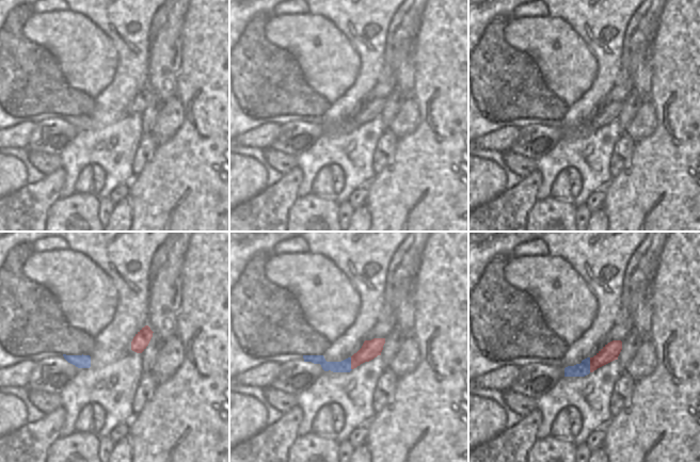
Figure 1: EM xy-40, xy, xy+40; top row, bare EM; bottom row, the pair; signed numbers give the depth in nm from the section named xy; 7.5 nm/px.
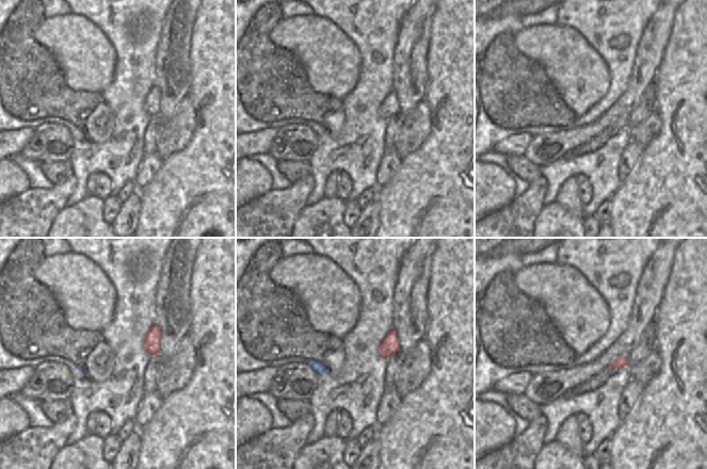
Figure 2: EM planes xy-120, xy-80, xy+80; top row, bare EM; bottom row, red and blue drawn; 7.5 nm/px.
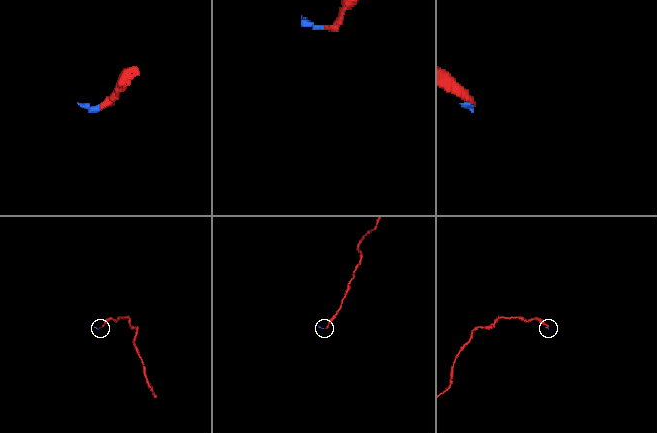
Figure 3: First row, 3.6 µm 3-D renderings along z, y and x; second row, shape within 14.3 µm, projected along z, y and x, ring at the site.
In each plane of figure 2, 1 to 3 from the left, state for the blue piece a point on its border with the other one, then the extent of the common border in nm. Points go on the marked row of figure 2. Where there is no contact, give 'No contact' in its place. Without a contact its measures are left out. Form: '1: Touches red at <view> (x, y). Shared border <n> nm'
1: No contact
2: No contact
3: No contact

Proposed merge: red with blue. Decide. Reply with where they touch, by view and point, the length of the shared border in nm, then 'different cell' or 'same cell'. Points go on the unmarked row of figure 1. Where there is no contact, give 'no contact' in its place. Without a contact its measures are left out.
xy+40 (590, 126) | 110 nm | different cell

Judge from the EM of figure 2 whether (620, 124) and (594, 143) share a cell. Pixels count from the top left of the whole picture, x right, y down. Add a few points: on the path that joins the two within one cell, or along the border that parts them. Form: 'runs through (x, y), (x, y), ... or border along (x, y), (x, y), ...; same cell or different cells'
runs through (613, 129), (600, 140); same cell

